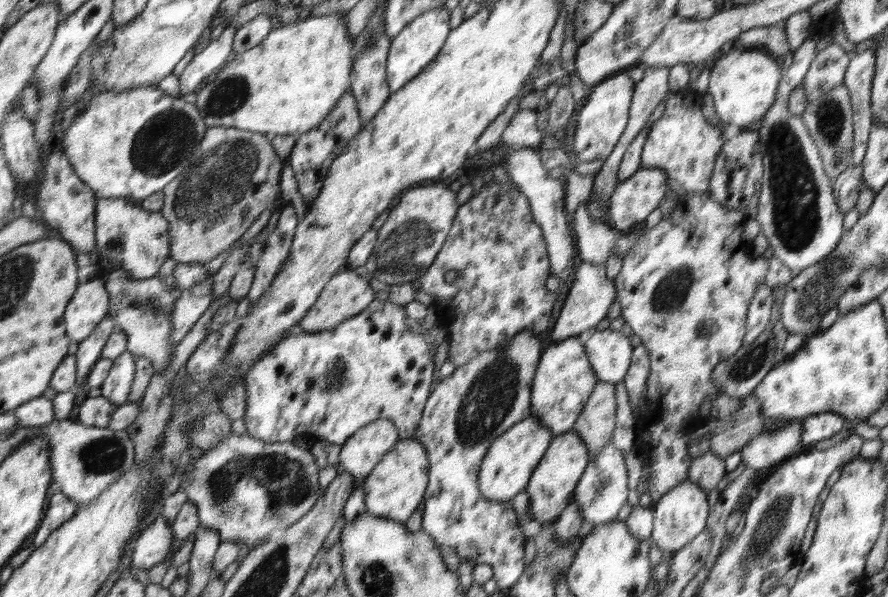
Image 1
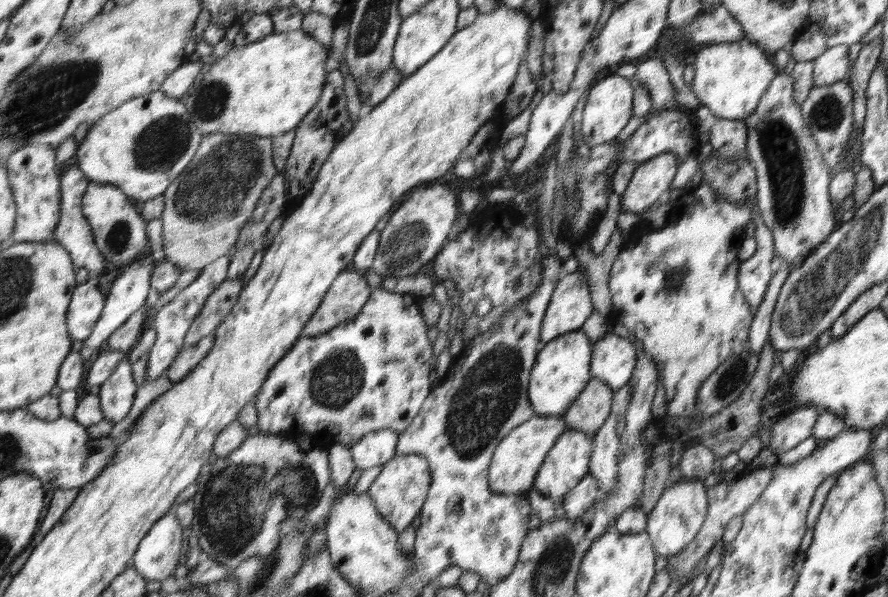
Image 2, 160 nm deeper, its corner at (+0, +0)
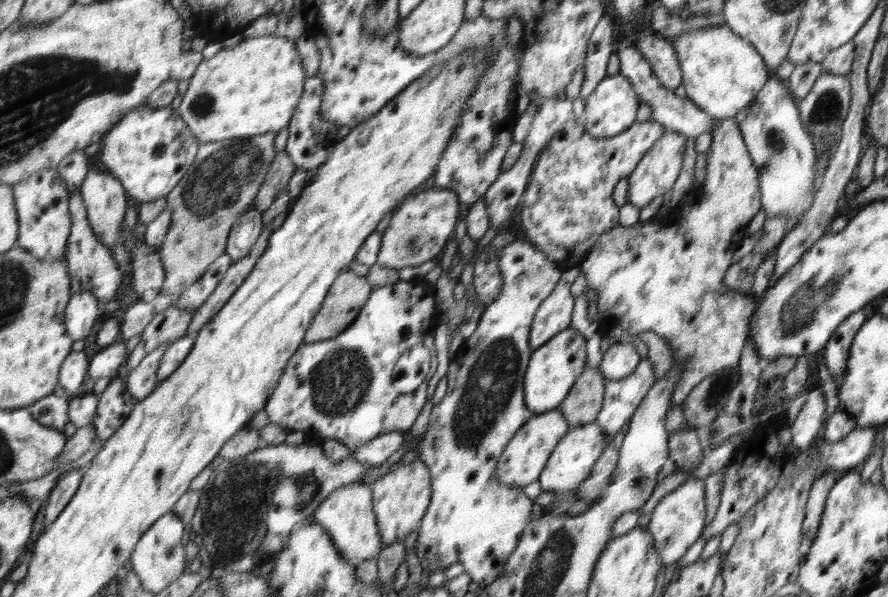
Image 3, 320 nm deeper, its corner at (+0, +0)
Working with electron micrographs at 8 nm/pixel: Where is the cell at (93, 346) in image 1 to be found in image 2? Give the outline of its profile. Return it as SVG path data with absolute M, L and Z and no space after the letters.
M144 257L141 261L138 261L136 265L127 266L125 272L114 280L107 296L109 300L106 302L105 313L102 314L102 317L97 322L97 326L94 326L93 334L90 334L90 337L86 338L85 344L81 349L84 362L91 359L92 354L99 354L103 348L106 347L110 336L112 336L136 310L146 306L148 290L150 290L151 287L151 274L154 268L155 262L152 260L152 257Z

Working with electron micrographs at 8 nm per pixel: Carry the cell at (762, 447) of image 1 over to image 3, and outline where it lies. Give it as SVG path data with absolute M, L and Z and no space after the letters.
M822 390L810 392L794 423L788 426L792 434L790 445L792 449L806 450L815 439L821 437L823 426L826 423L825 410L824 392Z

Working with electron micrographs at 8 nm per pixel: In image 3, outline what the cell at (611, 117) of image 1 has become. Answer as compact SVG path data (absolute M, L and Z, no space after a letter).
M620 73L614 76L606 75L598 86L594 89L593 94L586 98L586 104L581 121L585 130L596 138L613 137L617 134L624 133L628 126L636 122L636 110L638 110L638 95L633 84L630 84L629 78Z

